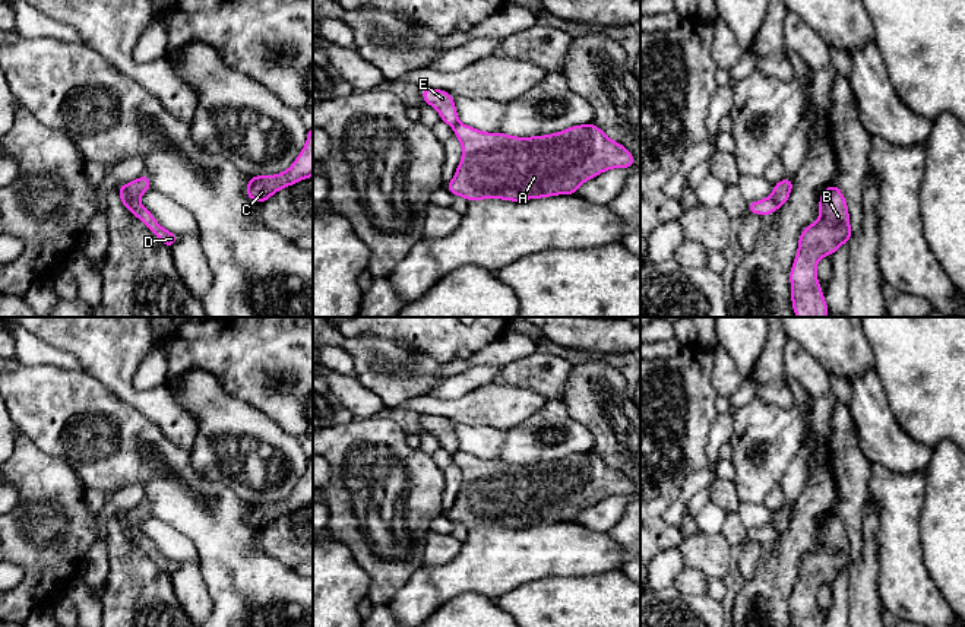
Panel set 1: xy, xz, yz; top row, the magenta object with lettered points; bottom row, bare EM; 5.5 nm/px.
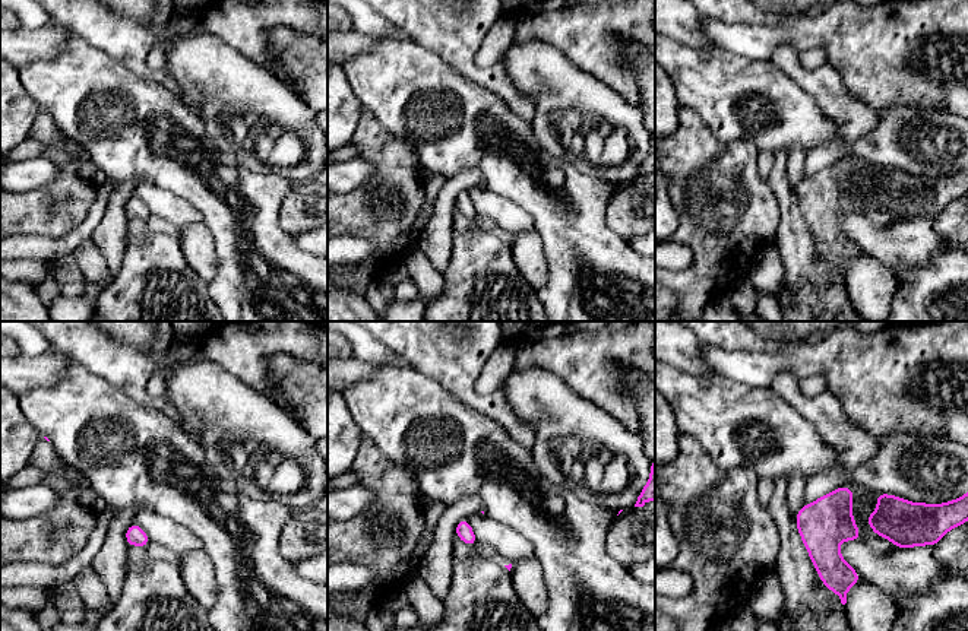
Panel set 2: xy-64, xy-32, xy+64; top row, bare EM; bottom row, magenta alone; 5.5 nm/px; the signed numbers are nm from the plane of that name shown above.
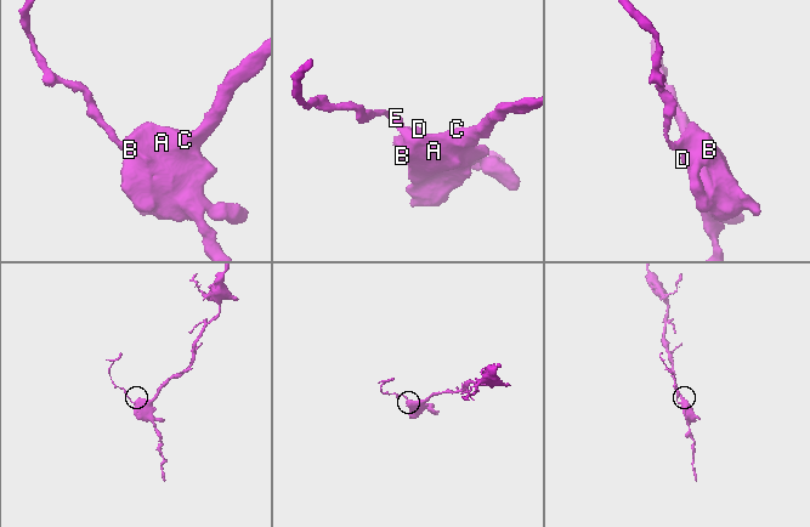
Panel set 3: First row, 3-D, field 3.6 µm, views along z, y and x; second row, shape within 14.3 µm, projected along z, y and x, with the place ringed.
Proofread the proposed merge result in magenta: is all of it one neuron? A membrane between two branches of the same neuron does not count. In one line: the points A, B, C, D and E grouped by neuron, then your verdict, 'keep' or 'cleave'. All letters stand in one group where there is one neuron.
A B C D / E; cleave

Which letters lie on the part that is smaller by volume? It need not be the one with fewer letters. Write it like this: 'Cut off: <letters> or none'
Cut off: E

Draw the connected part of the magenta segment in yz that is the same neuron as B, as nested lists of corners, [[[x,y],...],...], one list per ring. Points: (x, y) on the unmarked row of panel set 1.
[[[838,510],[823,516],[819,536],[820,545],[798,564],[798,577],[790,598],[791,627],[825,627],[816,593],[852,564],[848,532]]]

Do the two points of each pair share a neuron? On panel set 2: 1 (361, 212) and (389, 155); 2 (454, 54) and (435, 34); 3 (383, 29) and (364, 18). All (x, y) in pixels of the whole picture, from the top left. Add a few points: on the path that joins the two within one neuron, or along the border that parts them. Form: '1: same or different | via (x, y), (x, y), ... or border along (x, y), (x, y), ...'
1: same | via (376, 208), (376, 196), (389, 183), (389, 173)
2: same | via (451, 50), (439, 38)
3: same | via (379, 27), (369, 22)

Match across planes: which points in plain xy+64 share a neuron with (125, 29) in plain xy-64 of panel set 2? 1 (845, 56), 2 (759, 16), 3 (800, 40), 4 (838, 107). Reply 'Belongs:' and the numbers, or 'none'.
Belongs: 2, 4

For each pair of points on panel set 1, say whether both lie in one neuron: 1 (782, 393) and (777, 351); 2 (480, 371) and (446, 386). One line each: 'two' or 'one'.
1: one
2: one

